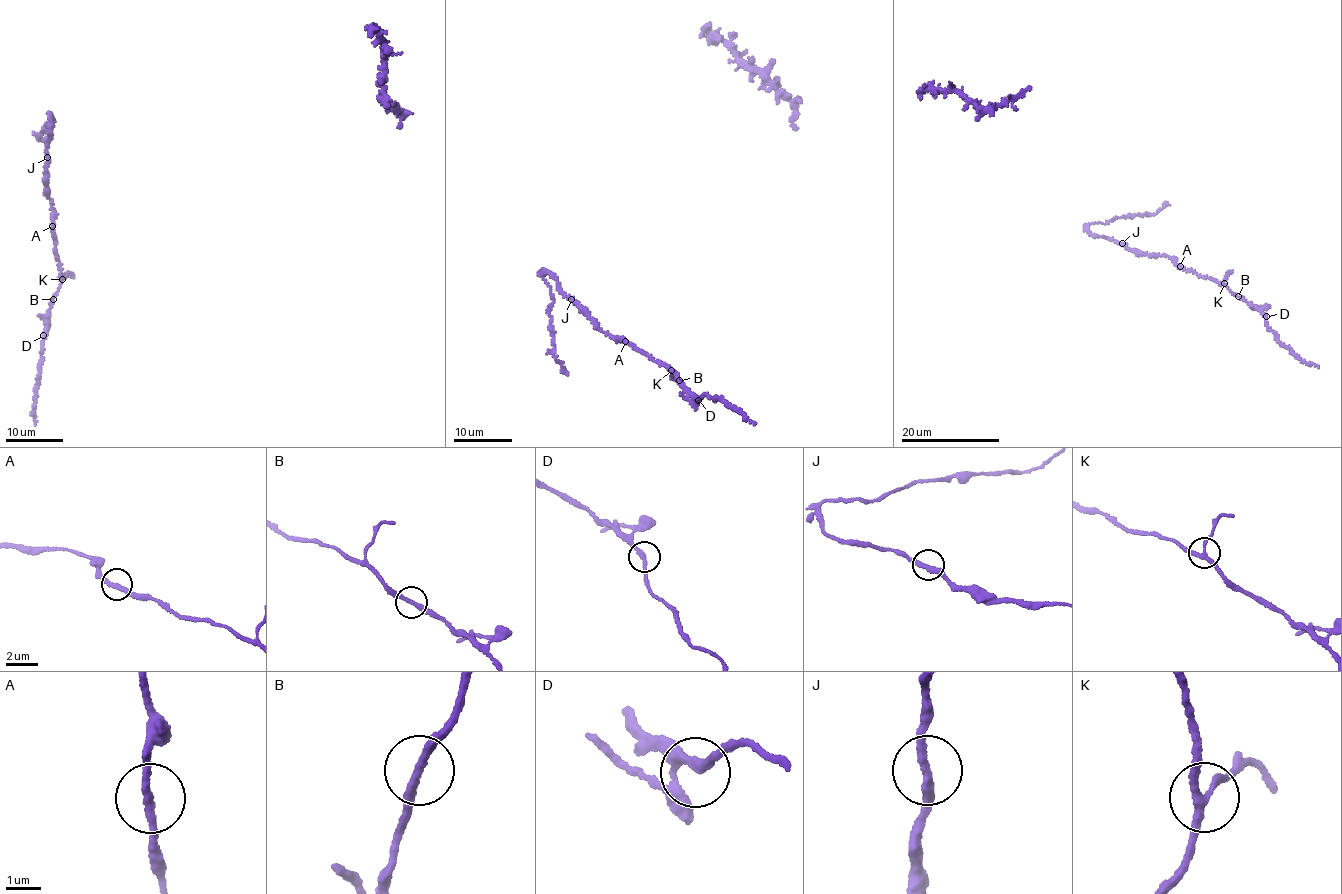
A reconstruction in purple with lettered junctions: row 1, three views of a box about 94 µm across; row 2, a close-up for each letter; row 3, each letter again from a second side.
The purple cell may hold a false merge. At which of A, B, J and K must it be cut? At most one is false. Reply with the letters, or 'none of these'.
B

